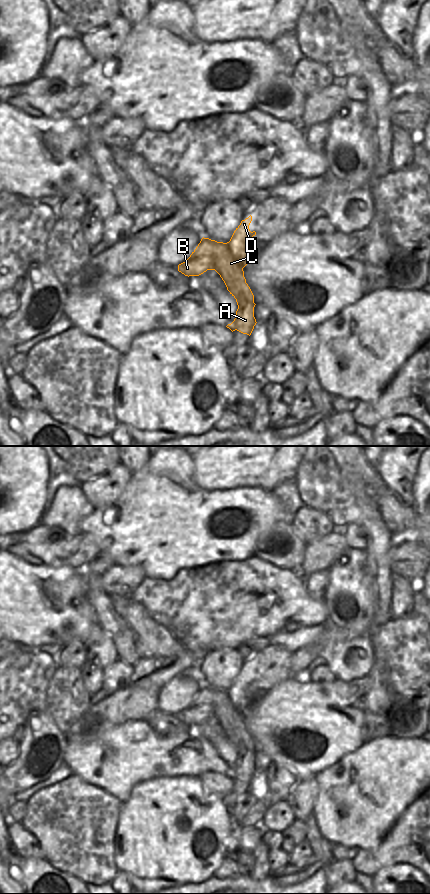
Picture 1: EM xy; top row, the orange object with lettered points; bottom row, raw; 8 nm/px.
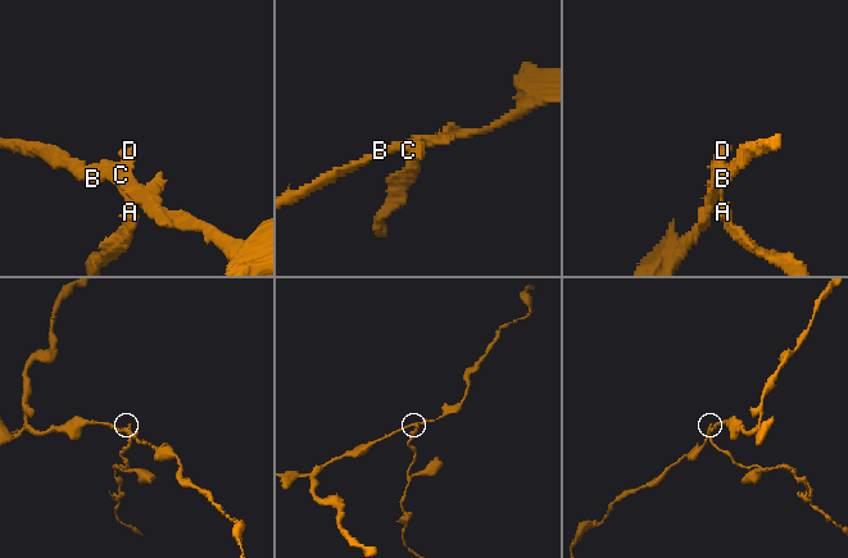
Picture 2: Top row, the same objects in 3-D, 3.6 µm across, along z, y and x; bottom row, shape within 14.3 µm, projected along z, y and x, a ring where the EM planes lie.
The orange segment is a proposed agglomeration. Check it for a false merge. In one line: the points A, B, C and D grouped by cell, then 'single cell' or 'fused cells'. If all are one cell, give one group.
A / B C D; fused cells

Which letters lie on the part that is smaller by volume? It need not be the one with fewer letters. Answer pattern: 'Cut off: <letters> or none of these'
Cut off: A

